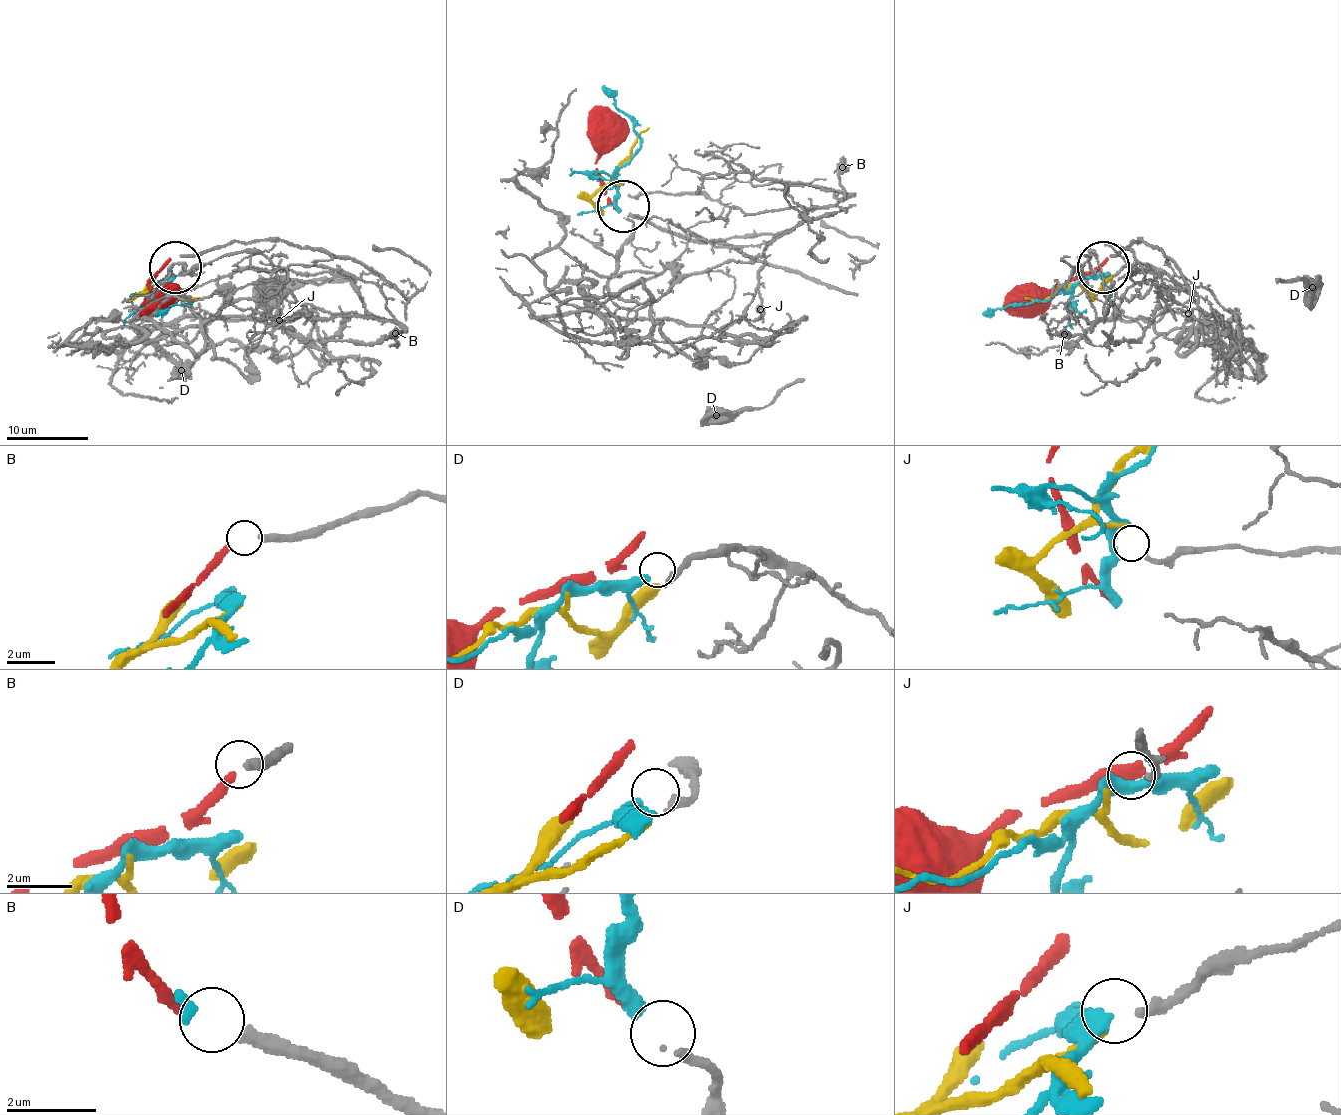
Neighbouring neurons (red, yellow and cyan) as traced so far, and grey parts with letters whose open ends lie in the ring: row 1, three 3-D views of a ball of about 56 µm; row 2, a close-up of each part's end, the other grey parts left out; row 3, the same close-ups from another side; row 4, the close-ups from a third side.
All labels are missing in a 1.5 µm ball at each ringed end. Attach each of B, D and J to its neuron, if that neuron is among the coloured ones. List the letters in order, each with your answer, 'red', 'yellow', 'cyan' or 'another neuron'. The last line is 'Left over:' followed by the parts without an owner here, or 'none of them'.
B: red
D: cyan
J: another neuron
Left over: J

